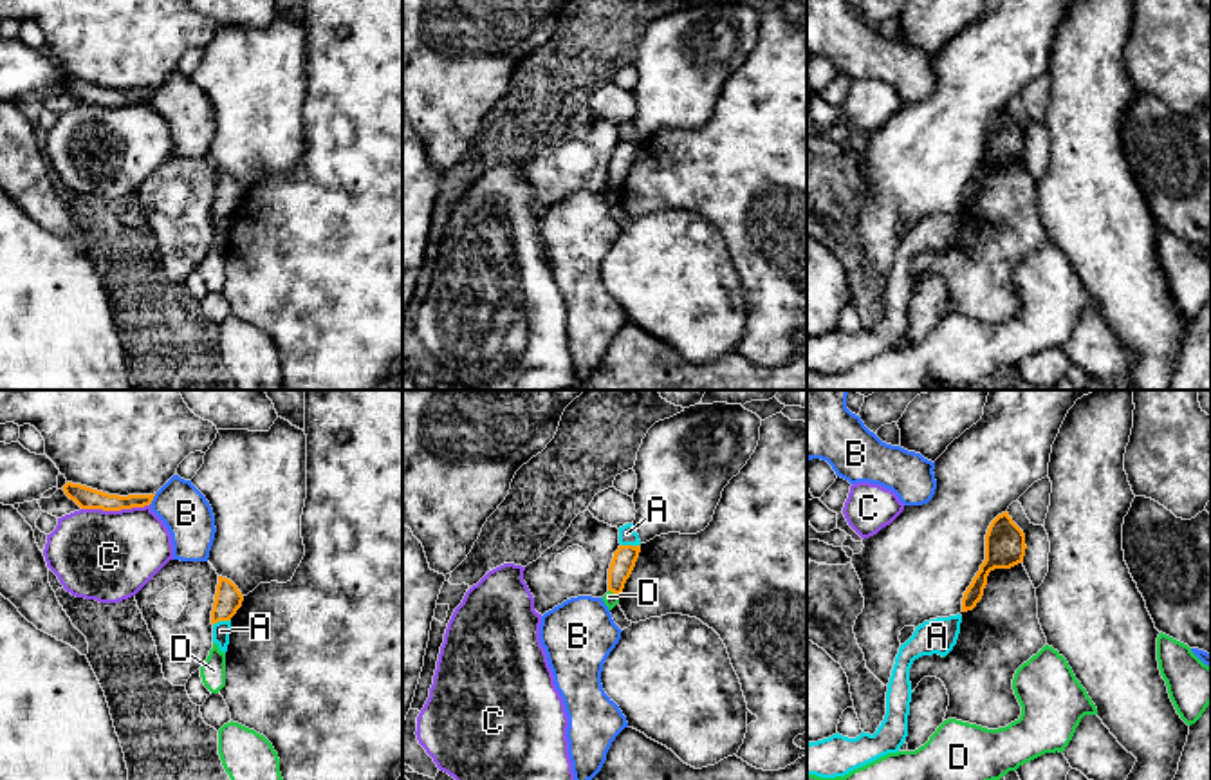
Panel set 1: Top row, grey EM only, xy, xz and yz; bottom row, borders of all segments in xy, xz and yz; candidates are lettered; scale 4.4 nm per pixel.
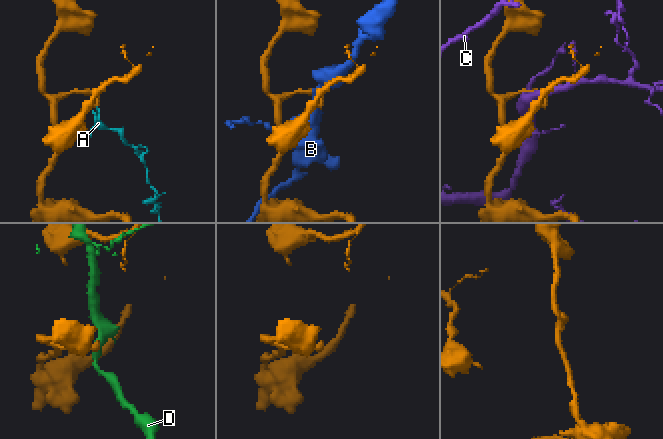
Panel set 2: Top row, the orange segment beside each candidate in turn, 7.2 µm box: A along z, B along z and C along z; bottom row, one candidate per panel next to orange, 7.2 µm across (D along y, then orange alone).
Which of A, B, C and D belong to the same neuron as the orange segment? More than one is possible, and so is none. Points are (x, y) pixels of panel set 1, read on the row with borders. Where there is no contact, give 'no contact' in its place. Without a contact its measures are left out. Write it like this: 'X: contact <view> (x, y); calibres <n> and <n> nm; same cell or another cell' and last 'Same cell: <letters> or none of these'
A: contact xz (630, 546); calibres 110 and 80 nm; another cell
B: contact xy (152, 499); calibres 80 and 220 nm; another cell
C: contact xy (114, 510); calibres 100 and 400 nm; another cell
D: contact xz (614, 593); calibres 110 and 70 nm; another cell
Same cell: none of these

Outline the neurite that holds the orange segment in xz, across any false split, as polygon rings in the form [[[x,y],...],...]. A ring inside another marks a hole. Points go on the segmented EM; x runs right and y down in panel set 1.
[[[619,545],[614,552],[610,569],[608,569],[608,590],[615,596],[621,596],[626,580],[630,578],[635,562],[639,558],[641,545]]]

